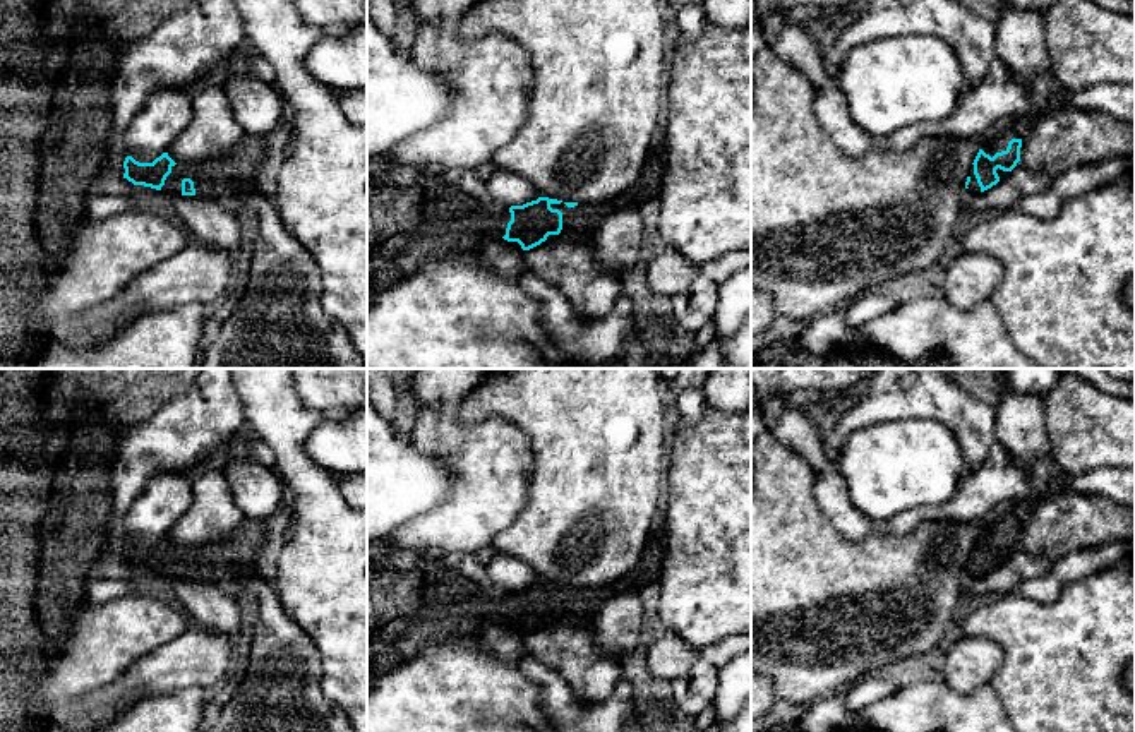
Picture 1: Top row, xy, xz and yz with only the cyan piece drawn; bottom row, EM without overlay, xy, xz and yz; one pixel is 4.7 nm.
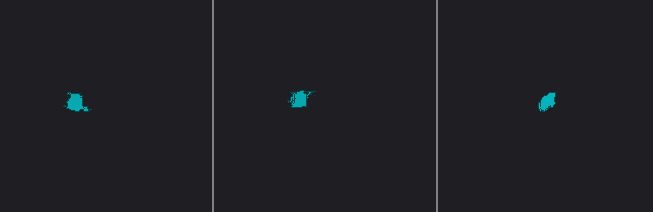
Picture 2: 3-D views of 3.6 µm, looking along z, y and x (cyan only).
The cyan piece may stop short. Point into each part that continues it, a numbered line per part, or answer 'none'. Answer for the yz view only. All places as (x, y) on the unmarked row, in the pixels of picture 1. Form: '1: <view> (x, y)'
1: yz (996, 527)

